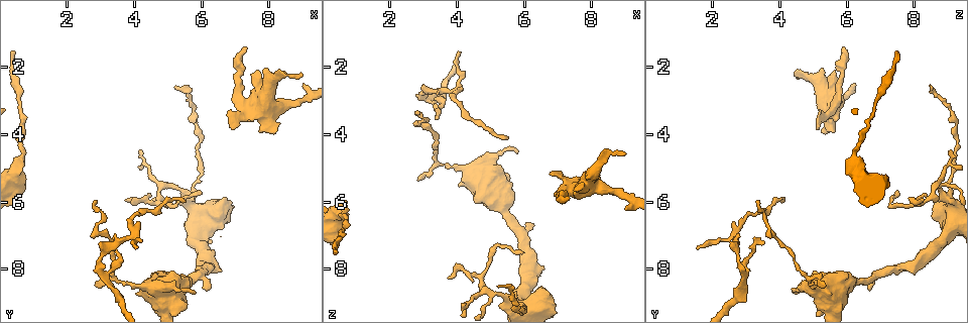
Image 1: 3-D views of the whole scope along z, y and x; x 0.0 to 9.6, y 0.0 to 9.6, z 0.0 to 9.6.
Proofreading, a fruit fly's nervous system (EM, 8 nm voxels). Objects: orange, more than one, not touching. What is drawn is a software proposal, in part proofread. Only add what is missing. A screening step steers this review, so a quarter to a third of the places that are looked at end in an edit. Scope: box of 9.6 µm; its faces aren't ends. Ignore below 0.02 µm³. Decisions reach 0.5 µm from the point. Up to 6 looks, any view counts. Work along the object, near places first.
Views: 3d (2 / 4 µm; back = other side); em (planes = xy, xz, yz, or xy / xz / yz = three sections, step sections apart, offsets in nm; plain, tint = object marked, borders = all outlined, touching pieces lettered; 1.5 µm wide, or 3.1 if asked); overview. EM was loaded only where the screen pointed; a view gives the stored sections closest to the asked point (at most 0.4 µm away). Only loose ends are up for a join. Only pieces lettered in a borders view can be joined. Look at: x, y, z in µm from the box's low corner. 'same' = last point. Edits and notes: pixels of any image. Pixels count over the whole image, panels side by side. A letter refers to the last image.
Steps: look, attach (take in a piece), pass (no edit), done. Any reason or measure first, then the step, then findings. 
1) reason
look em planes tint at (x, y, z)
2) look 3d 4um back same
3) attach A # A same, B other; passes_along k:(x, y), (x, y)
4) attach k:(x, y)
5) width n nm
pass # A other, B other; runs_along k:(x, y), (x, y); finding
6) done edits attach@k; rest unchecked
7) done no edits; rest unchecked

branch stops here
look em planes borders at (3.80, 6.00, 8.30)

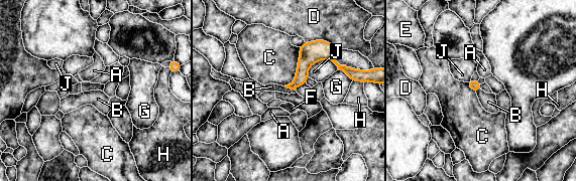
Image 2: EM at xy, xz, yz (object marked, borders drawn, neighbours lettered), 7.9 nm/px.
pass # A other, B other, C other, D other, E other, F other, G other, H other, J other; border 2:(284, 85), (296, 91); none of them fits

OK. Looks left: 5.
branch stops here
look 3d 2um at (5.55, 6.00, 4.10)

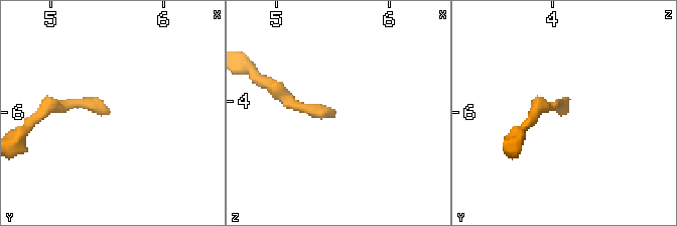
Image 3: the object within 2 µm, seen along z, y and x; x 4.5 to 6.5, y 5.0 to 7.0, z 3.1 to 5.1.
look em planes borders at (5.48, 6.02, 4.12)

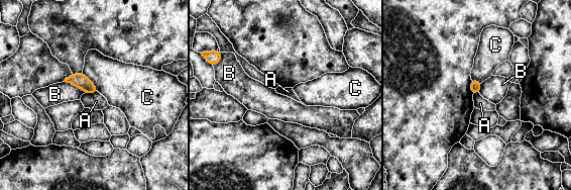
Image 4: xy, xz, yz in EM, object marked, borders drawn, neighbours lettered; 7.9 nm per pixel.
pass # A other, B other, C other; border 4:(97, 91), (86, 93); no lettered piece goes on from it

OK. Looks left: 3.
branch stops here
look em planes plain at (6.20, 8.60, 6.60)

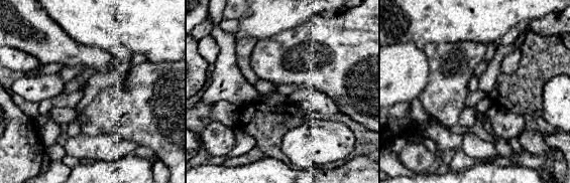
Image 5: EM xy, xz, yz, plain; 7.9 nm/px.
look em planes tint same

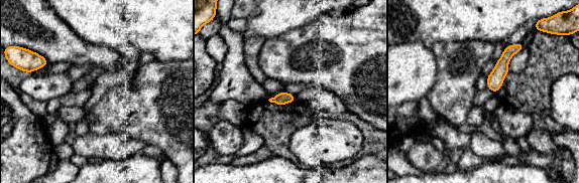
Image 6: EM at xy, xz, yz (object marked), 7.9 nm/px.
look em planes borders same

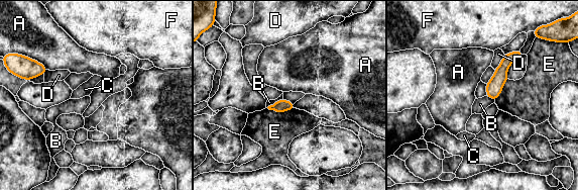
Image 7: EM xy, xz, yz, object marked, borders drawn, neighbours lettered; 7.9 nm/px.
longest_contact E 220 nm
pass # A other, B other, C other, D other, E other, F other; border 7:(282, 97), (266, 107); no lettered piece goes on from it

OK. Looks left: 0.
done no edits; rest unchecked

